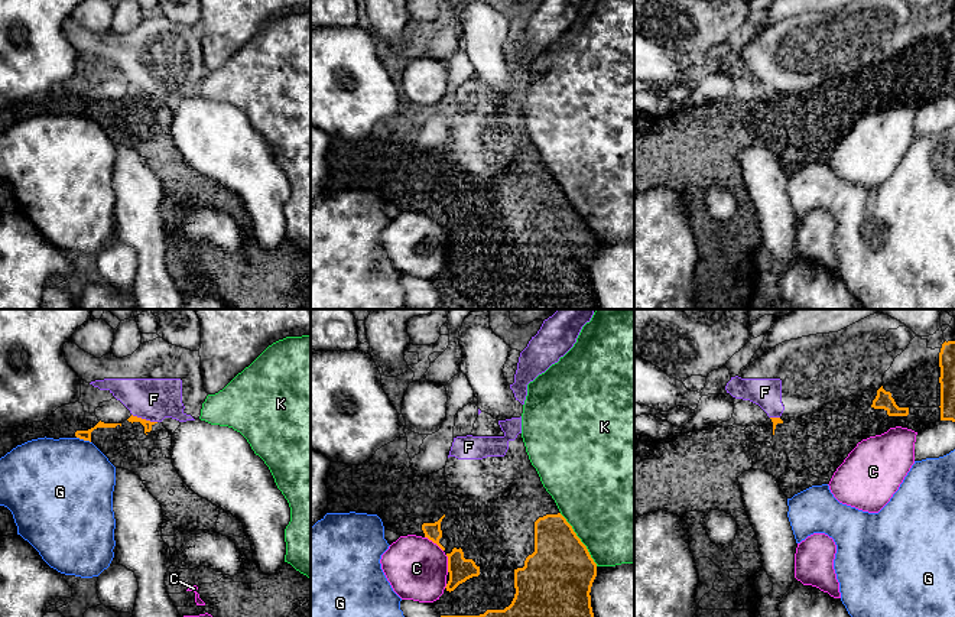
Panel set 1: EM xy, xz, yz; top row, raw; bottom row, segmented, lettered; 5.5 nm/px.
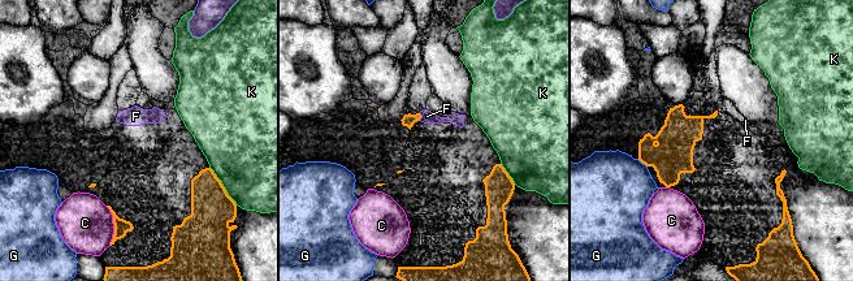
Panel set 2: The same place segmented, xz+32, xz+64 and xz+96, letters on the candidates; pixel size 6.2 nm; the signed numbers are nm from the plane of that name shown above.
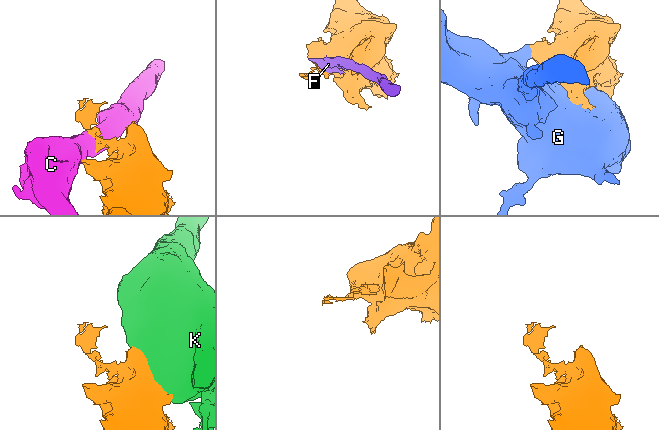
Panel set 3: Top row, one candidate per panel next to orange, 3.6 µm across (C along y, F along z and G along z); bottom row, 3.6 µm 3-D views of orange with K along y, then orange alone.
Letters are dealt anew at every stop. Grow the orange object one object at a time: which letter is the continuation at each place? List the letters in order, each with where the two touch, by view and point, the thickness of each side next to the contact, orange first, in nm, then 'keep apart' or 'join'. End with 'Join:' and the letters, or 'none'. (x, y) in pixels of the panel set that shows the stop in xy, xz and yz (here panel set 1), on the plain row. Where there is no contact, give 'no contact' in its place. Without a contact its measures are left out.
C: xz (434, 218) | 100/340 nm | keep apart
F: xy (145, 96) | 50/240 nm | keep apart
G: xy (84, 116) | 60/500 nm | keep apart
K: xz (580, 216) | 380/500 nm | keep apart
Join: none

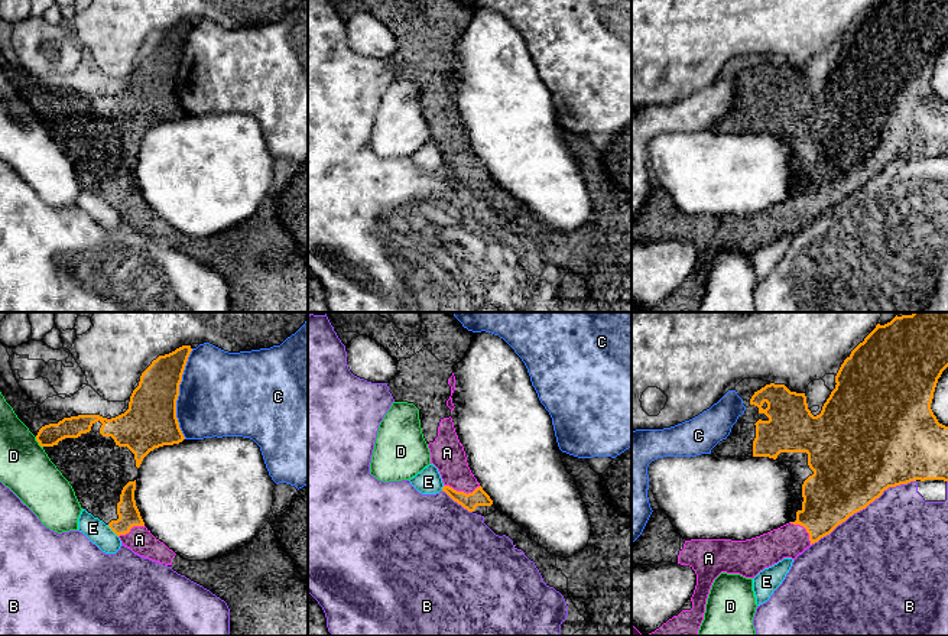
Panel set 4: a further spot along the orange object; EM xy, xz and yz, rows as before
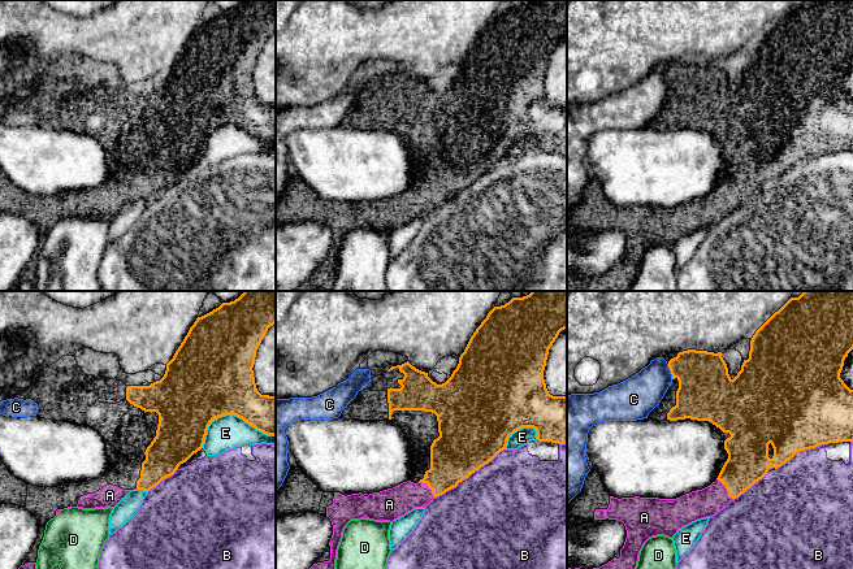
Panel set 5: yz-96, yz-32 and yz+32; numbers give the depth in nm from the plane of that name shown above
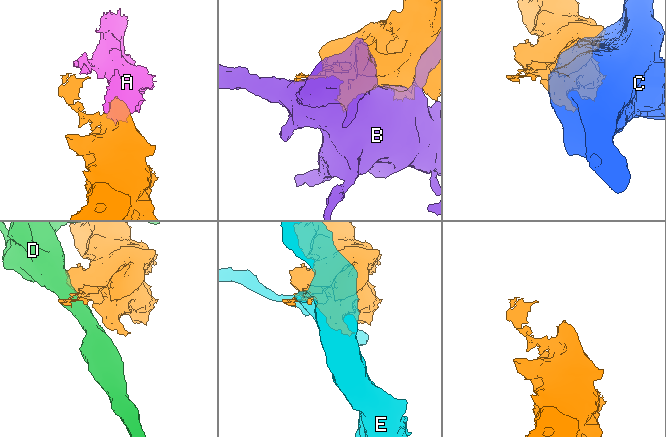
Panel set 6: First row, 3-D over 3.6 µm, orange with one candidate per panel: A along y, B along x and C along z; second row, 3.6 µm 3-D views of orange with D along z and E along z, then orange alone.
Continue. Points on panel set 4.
A: xz (463, 168) | 100/190 nm | join
B: yz (863, 184) | 460/480 nm | keep apart
C: xy (178, 70) | 300/480 nm | keep apart
D: xy (38, 117) | 120/280 nm | keep apart
E: xy (111, 205) | 120/120 nm | keep apart
Join: A

